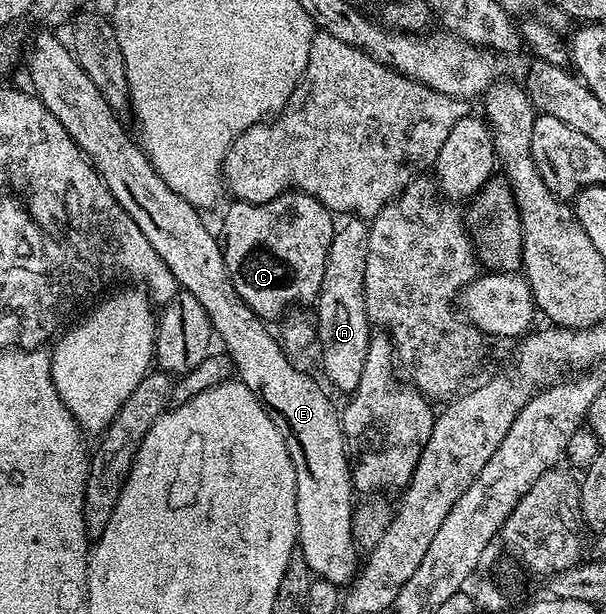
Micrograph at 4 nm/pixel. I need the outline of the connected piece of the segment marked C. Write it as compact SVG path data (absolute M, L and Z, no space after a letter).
M289 190L268 202L235 200L230 204L232 206L223 214L221 249L223 263L235 293L245 300L255 315L264 320L275 318L278 314L286 315L286 310L298 302L314 303L319 297L321 280L325 276L325 260L329 260L329 244L333 244L337 225L332 211L301 190Z

